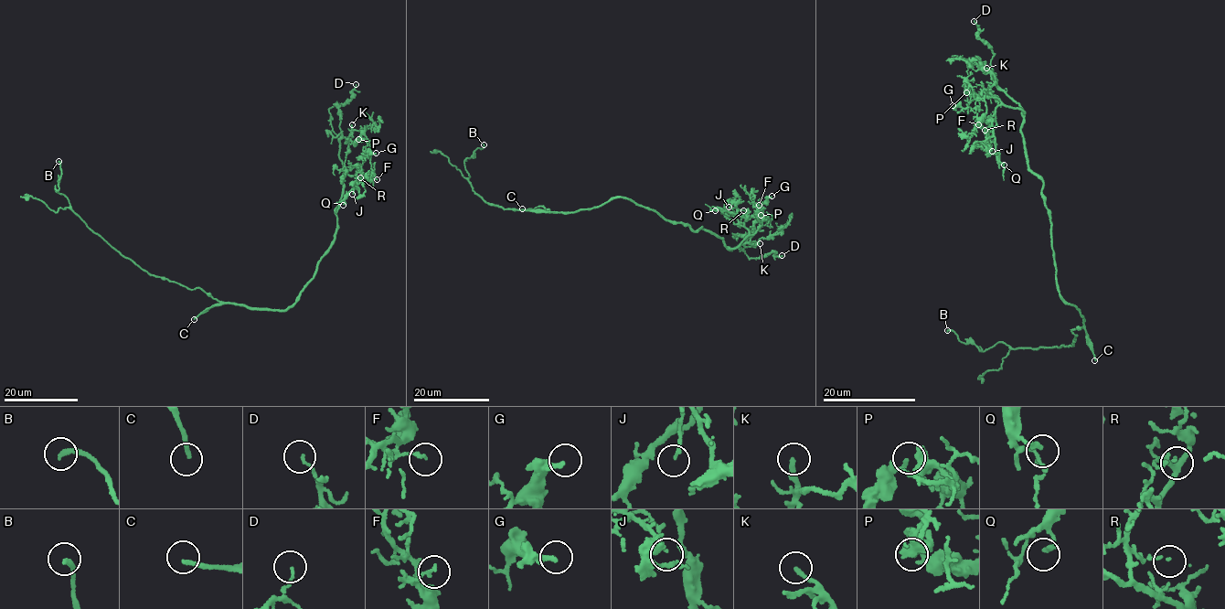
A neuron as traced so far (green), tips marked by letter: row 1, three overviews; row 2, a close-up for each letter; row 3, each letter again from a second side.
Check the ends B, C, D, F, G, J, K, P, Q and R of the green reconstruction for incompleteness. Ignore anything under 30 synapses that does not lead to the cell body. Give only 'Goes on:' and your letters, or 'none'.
Goes on: C, K

